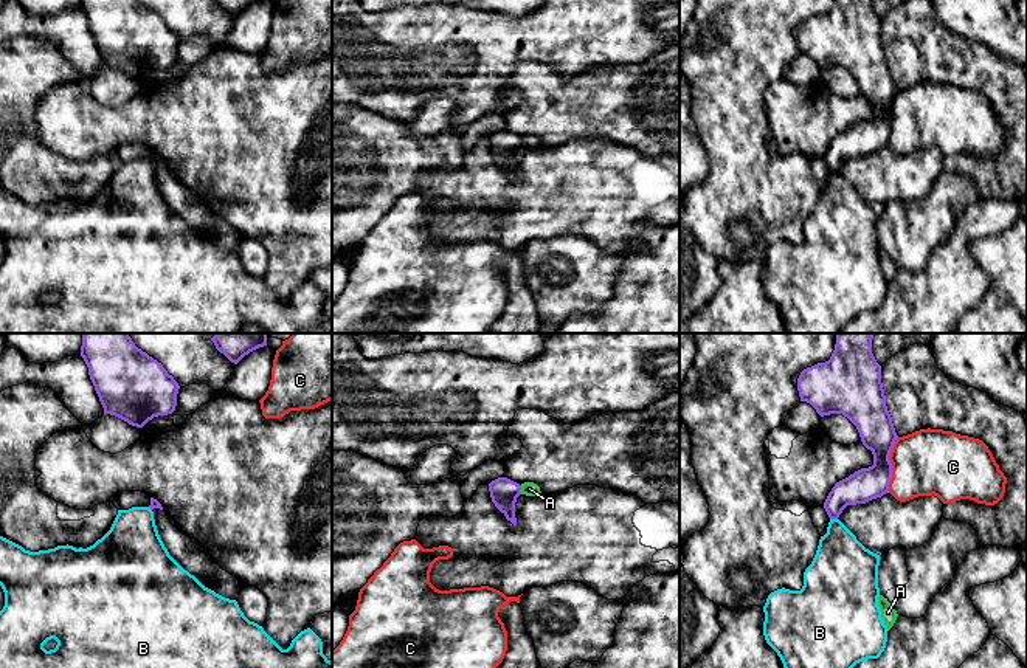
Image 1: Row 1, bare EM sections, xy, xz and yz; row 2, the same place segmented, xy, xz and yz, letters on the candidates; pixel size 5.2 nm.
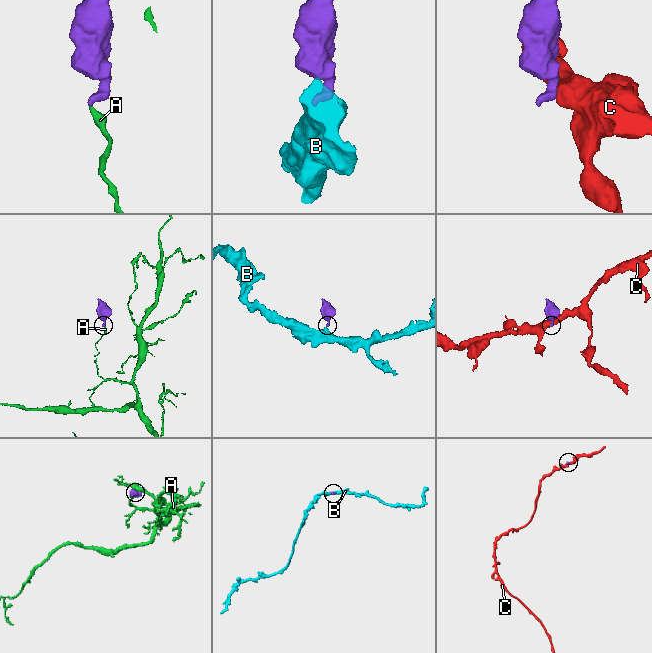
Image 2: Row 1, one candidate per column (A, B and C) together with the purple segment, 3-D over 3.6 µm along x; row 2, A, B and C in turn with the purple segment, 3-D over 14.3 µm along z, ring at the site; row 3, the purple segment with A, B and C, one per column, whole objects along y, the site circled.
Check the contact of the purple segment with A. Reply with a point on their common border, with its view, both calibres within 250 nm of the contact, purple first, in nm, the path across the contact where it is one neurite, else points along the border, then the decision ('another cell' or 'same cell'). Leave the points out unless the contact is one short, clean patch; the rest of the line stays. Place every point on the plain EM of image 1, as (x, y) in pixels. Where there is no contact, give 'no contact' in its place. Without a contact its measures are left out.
meets purple in xz at (520, 143); 140 nm thick on the purple side, 80 nm on the other; border along xz (520, 138), (522, 146); another cell

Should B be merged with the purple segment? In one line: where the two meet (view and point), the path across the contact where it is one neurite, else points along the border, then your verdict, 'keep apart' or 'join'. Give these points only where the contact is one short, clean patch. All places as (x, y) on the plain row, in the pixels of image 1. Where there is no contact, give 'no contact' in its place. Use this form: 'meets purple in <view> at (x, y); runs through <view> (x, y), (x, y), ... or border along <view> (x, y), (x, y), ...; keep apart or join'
meets purple in yz at (833, 171); border along yz (830, 171), (836, 172); keep apart

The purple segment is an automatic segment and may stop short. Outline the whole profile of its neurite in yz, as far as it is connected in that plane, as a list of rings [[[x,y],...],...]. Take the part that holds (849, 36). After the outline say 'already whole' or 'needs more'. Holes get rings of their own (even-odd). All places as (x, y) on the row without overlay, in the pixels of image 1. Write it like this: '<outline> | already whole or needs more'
[[[835,0],[828,14],[801,25],[797,43],[801,54],[810,56],[821,70],[847,70],[873,107],[872,119],[835,136],[824,155],[828,170],[838,172],[847,158],[866,157],[889,146],[889,108],[898,88],[886,59],[881,19],[872,0]]] | already whole

